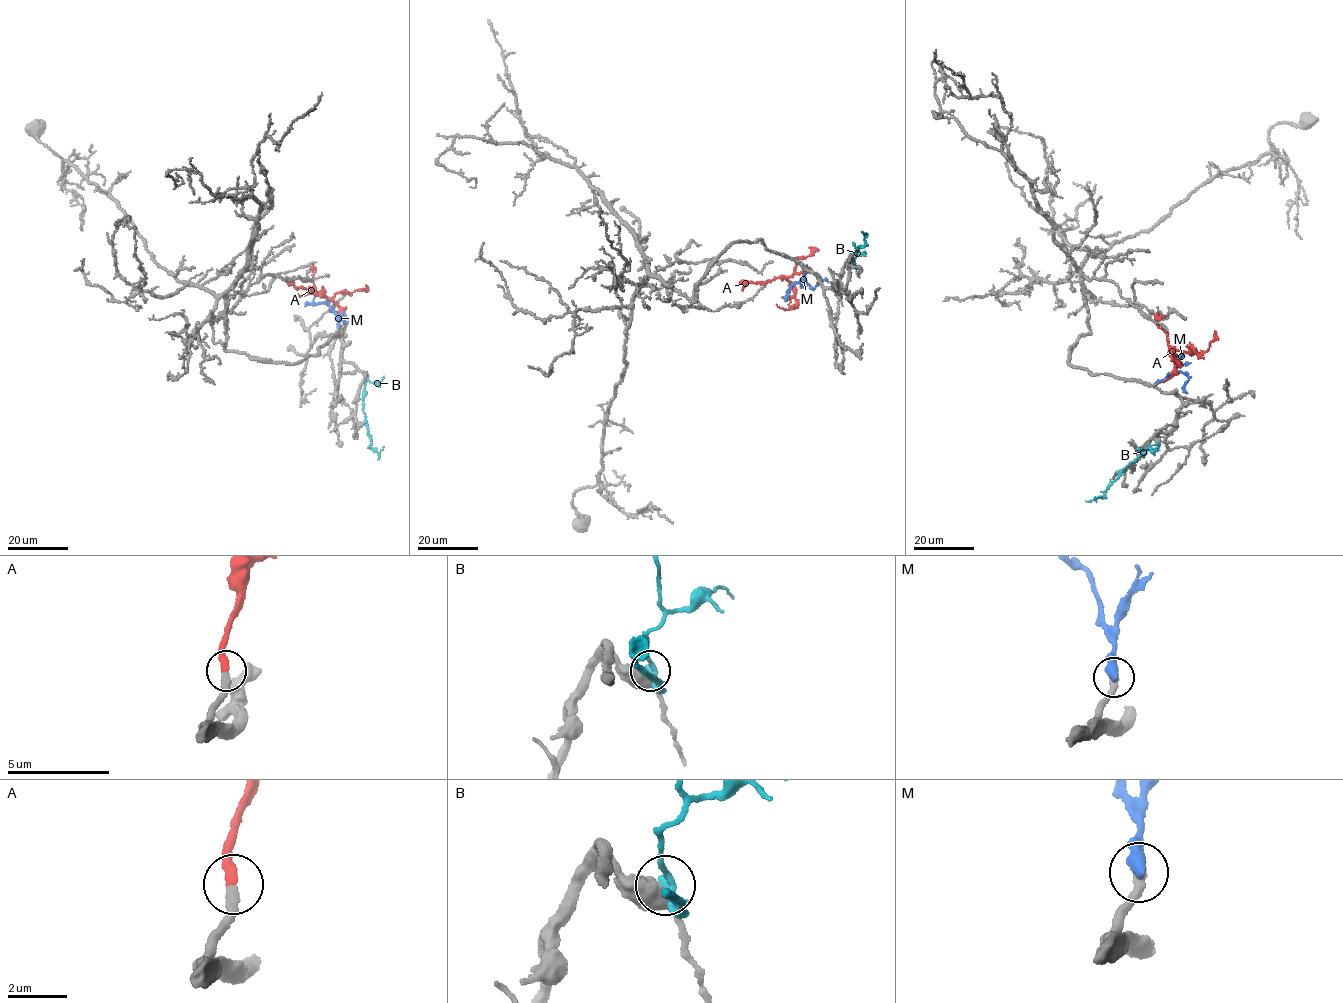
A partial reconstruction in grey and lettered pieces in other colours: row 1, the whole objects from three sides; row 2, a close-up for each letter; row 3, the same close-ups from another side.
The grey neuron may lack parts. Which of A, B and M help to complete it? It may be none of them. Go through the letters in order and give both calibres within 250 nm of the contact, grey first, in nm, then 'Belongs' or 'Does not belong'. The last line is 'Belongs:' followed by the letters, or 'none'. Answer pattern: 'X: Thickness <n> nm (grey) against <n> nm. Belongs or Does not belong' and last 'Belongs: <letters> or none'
A: Thickness 260 nm (grey) against 280 nm. Belongs
B: Thickness 420 nm (grey) against 280 nm. Does not belong
M: Thickness 360 nm (grey) against 500 nm. Does not belong
Belongs: A

